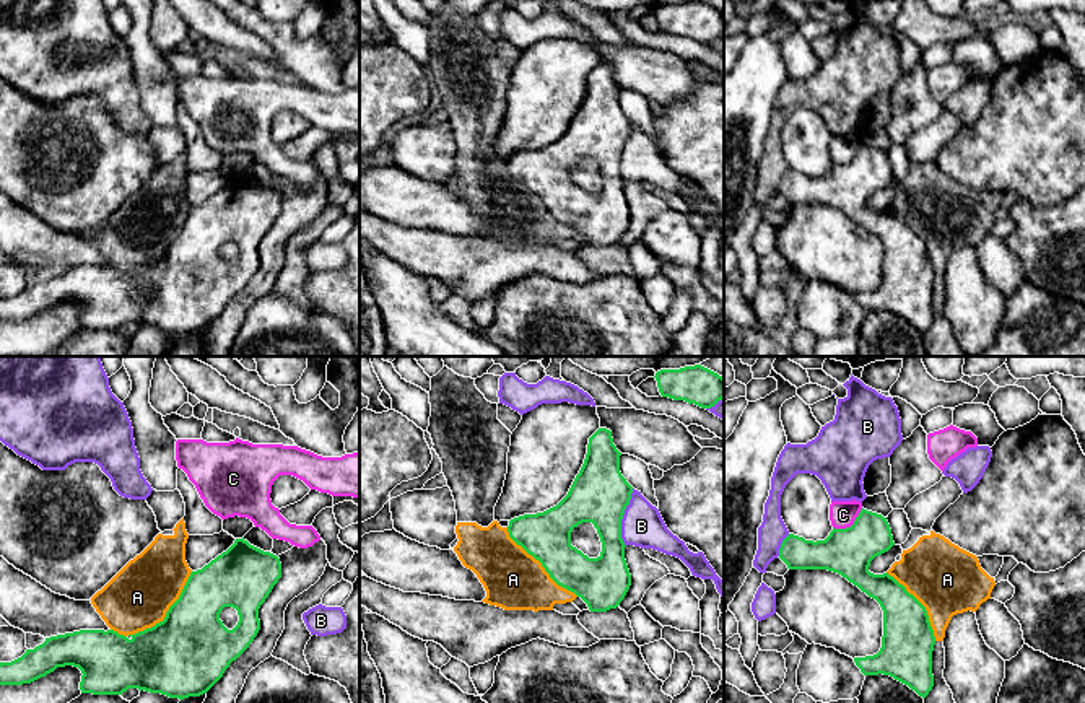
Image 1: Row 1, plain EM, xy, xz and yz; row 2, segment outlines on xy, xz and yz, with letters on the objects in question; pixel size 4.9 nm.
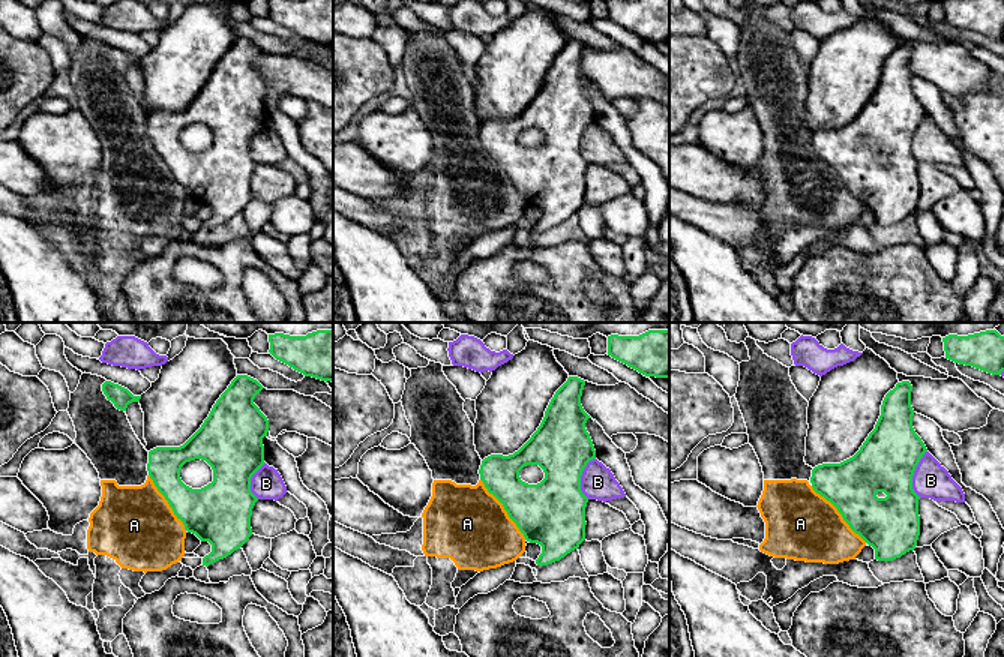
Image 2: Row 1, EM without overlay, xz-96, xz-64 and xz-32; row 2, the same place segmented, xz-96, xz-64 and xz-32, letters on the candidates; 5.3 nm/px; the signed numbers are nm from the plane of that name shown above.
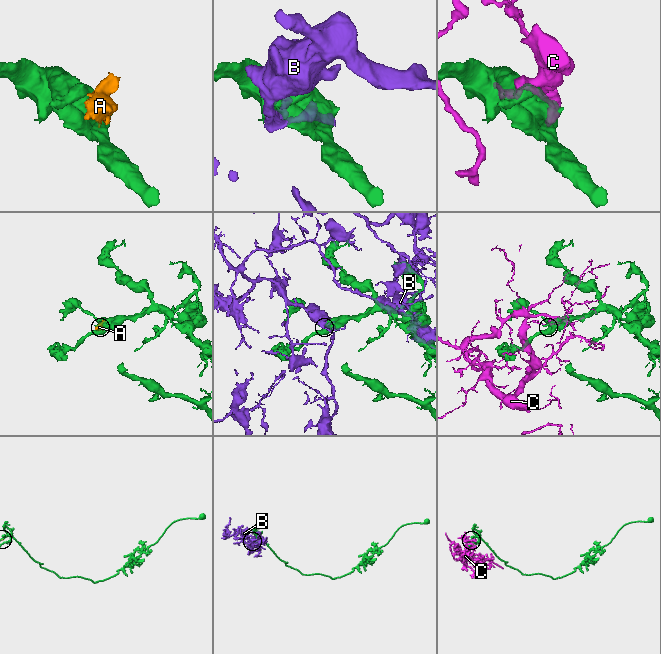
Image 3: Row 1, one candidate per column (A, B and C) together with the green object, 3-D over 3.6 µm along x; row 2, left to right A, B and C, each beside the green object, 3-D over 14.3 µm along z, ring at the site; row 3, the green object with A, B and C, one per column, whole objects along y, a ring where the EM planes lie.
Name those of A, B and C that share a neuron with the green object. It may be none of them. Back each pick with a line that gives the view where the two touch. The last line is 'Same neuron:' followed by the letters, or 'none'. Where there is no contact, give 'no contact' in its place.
Same neuron: none

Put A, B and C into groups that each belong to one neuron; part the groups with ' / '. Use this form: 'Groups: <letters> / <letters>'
Groups: A / B / C

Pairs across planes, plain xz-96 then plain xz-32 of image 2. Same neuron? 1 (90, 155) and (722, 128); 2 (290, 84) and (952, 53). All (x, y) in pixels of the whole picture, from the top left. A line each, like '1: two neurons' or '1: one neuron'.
1: one neuron
2: one neuron

